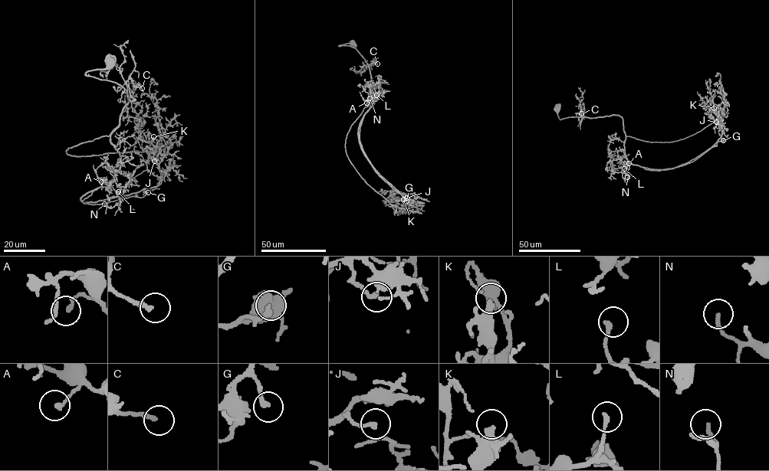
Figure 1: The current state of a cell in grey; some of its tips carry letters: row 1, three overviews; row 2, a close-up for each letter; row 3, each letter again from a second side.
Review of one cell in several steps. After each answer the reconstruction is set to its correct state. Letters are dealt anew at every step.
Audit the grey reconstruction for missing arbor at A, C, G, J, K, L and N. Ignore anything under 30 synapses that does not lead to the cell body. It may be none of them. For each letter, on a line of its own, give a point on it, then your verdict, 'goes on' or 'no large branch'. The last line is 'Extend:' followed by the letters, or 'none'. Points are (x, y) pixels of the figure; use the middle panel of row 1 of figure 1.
A: at (366, 103); no large branch
C: at (377, 63); no large branch
G: at (406, 201); goes on
J: at (406, 197); no large branch
K: at (403, 199); no large branch
L: at (376, 95); no large branch
N: at (369, 98); no large branch
Extend: G

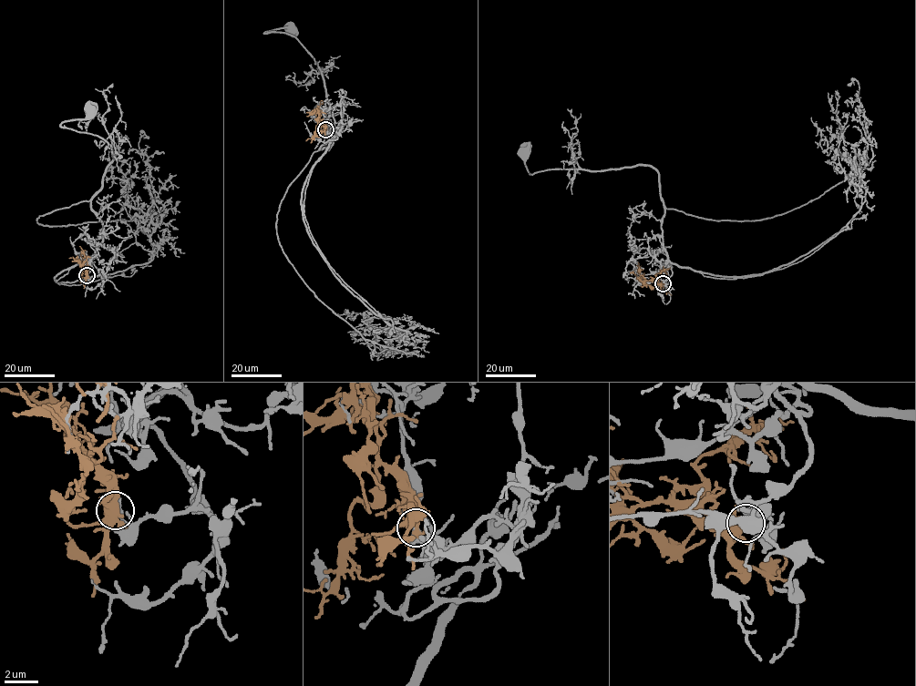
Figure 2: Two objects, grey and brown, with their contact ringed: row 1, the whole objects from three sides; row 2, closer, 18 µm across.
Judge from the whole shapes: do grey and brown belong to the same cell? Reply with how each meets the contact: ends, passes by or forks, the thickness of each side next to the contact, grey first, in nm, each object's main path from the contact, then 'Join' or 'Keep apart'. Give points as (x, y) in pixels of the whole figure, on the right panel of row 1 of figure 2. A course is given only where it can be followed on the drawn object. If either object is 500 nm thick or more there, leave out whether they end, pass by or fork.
At the ring grey passes by. At the ring brown ends. Thickness 400 nm (grey) against 480 nm. Course of grey: (663, 283), (672, 272), (663, 244), (664, 204), (654, 169), (635, 165), (529, 175), (524, 152). Course of brown: (663, 283), (640, 281), (638, 262). Keep apart

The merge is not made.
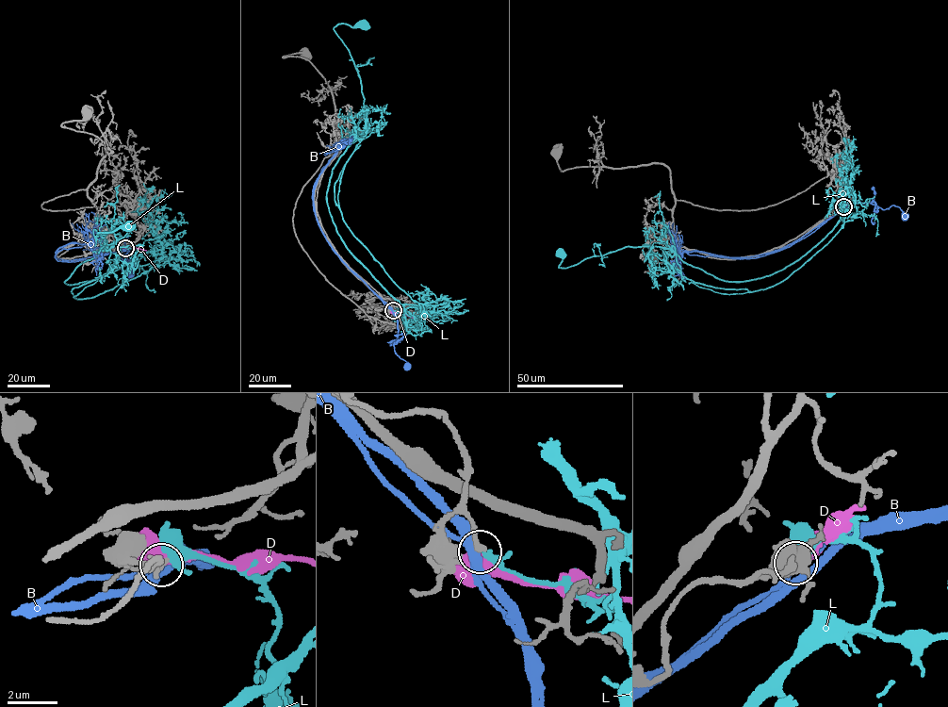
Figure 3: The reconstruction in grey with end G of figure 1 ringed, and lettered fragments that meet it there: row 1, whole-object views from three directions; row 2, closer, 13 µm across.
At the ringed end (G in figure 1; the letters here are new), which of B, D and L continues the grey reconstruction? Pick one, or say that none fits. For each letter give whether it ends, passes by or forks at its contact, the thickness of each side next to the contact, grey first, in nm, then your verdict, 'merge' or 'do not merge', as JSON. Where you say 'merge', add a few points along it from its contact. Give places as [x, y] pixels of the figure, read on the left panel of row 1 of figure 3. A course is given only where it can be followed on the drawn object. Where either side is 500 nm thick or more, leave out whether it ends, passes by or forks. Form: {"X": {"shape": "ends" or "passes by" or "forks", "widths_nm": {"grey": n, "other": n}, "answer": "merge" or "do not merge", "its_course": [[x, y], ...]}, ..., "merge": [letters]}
{"B": {"shape": "forks", "widths_nm": {"grey": 280, "other": 260}, "answer": "do not merge"}, "D": {"widths_nm": {"grey": 280, "other": 550}, "answer": "do not merge"}, "L": {"shape": "passes by", "widths_nm": {"grey": 240, "other": 400}, "answer": "do not merge"}, "merge": []}

